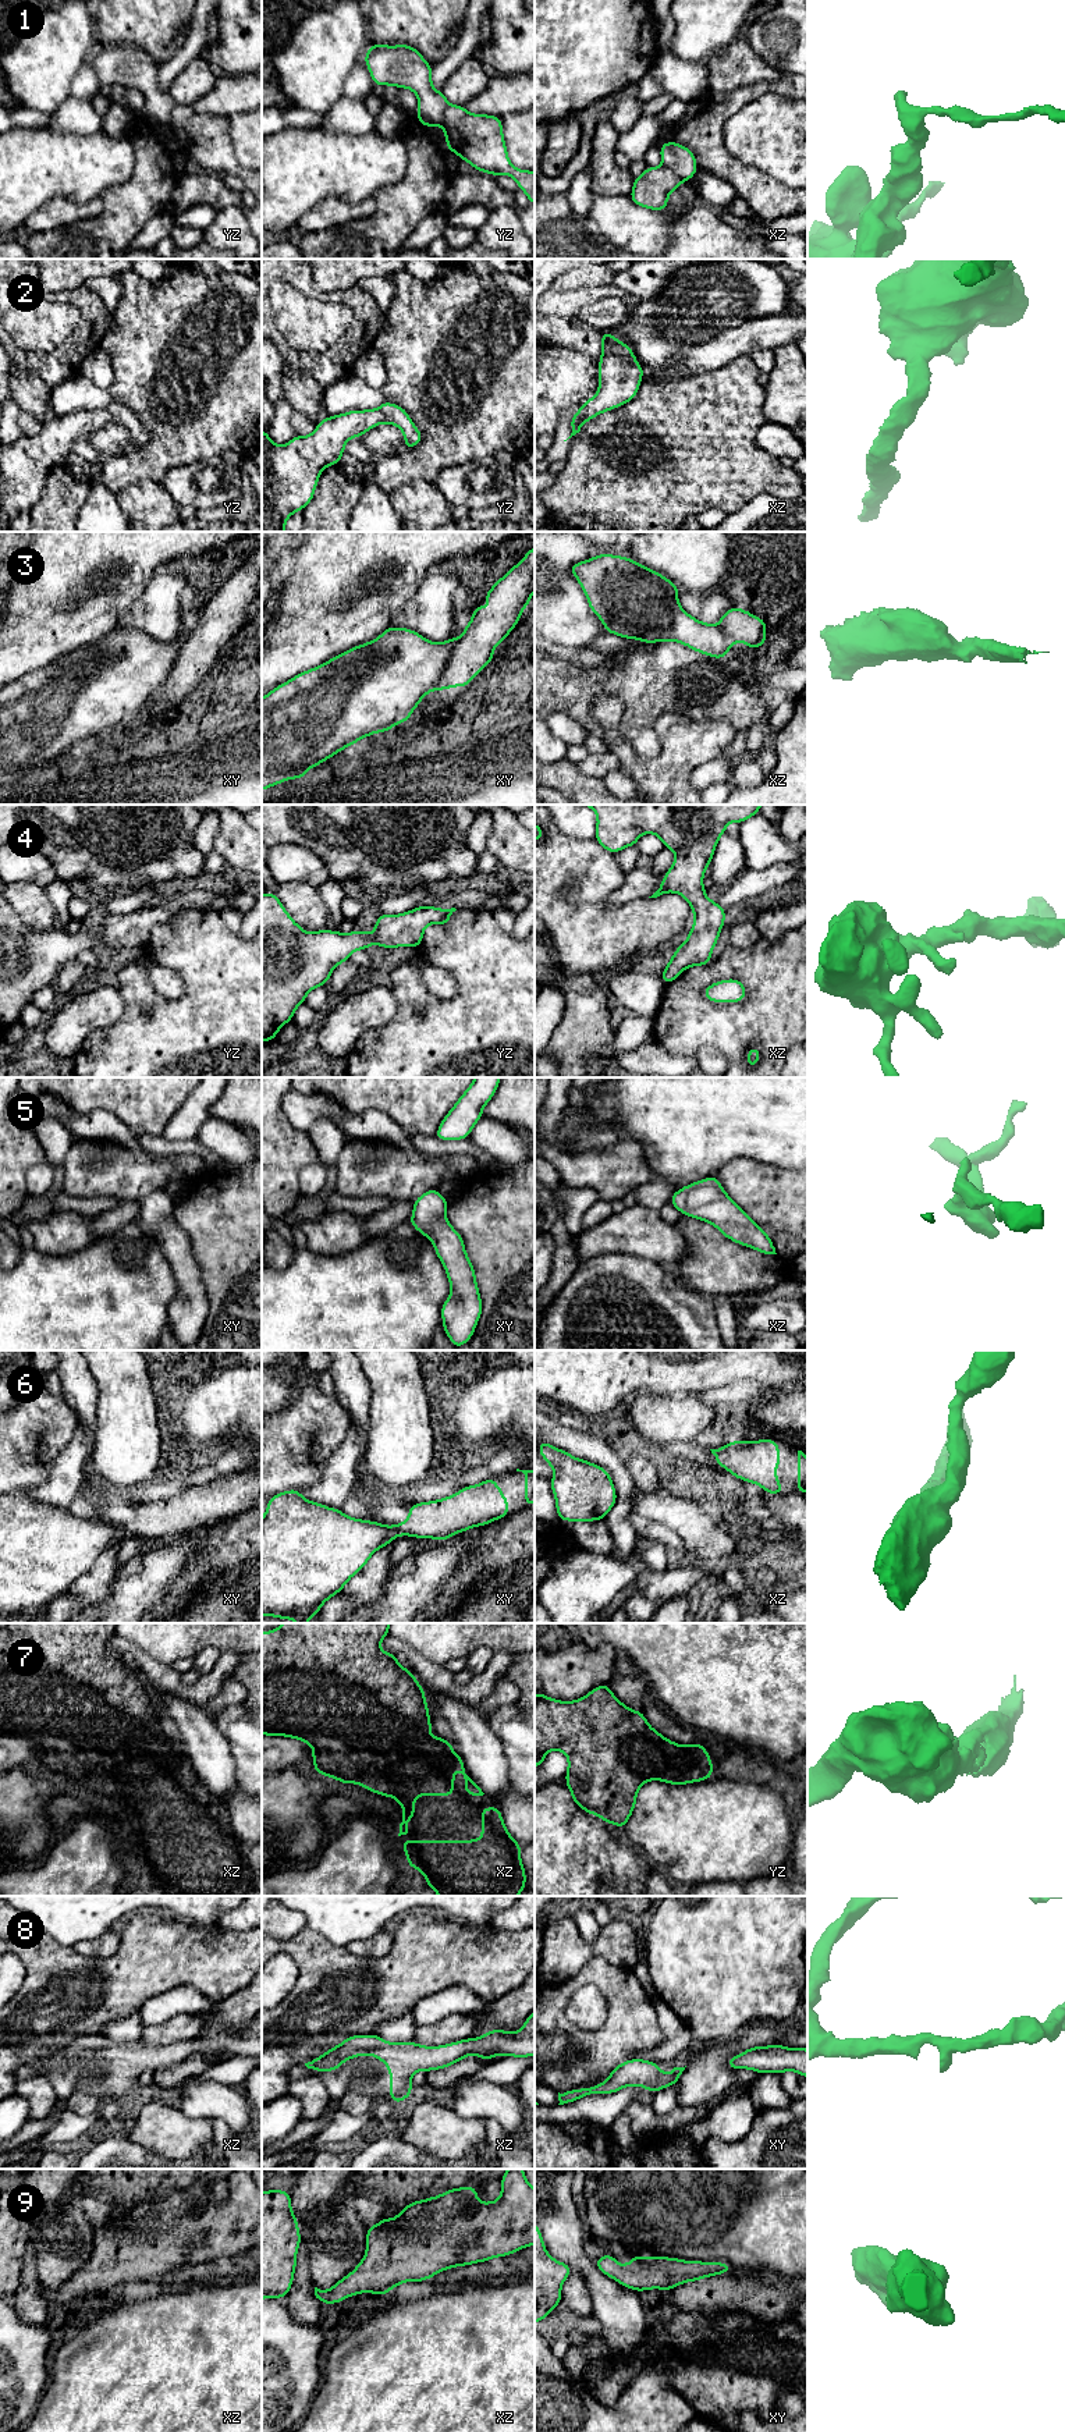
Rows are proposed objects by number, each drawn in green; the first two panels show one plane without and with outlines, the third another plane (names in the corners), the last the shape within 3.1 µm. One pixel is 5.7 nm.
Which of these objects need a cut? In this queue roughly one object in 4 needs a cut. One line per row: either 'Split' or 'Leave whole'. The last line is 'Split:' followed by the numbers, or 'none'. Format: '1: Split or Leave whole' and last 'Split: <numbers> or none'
1: Split
2: Leave whole
3: Split
4: Leave whole
5: Leave whole
6: Leave whole
7: Leave whole
8: Leave whole
9: Leave whole
Split: 1, 3

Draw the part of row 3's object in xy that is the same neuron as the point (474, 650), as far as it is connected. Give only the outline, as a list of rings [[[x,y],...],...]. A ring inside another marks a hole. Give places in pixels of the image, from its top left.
[[[535,547],[484,594],[484,600],[496,607],[484,608],[480,603],[475,607],[433,688],[436,692],[468,686],[494,660],[493,650],[515,628],[533,596],[535,569],[530,562],[535,562]]]

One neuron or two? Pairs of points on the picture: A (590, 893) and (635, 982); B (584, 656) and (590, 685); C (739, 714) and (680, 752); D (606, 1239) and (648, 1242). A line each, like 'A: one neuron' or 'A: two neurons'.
A: two neurons
B: two neurons
C: two neurons
D: one neuron

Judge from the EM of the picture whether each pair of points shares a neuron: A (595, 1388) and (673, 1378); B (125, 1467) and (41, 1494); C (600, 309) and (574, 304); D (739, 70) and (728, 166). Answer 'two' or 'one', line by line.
A: one
B: two
C: two
D: two

